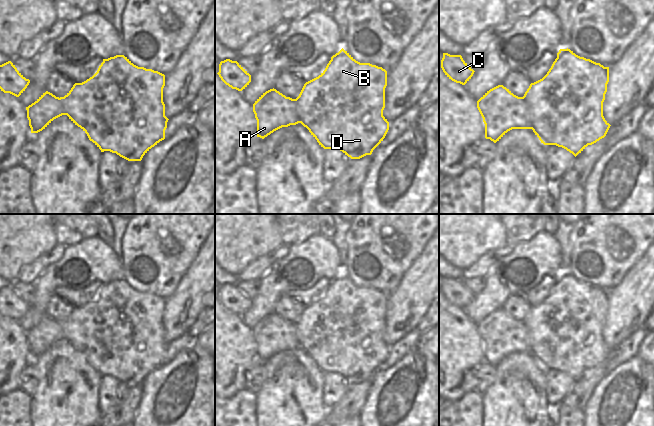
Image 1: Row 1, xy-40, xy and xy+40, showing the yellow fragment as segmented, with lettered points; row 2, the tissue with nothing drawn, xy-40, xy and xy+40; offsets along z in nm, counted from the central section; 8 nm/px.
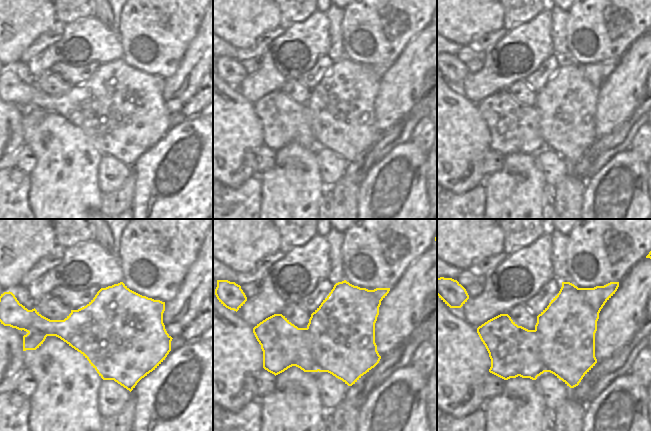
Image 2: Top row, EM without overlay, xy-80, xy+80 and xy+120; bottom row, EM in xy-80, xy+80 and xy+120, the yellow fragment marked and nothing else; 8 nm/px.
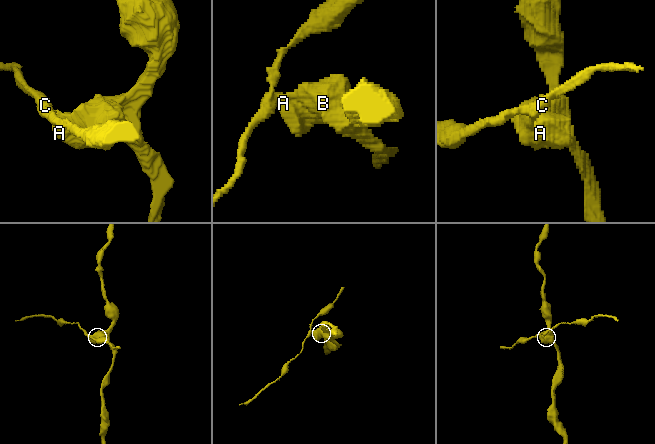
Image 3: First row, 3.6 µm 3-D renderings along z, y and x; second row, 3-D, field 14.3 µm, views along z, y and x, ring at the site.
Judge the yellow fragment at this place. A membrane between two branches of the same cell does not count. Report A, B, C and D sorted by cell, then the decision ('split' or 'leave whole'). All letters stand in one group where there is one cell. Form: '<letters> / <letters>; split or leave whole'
A / B C D; split

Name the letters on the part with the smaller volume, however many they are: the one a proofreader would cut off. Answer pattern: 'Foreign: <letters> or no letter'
Foreign: A

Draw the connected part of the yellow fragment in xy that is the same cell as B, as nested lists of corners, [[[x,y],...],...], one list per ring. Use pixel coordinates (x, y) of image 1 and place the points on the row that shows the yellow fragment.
[[[342,48],[318,77],[304,84],[295,99],[301,124],[324,149],[338,149],[351,159],[371,155],[389,130],[383,116],[386,86],[385,69],[360,63]]]

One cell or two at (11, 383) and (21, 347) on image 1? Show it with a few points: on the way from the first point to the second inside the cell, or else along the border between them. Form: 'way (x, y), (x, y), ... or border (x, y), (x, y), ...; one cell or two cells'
way (11, 374), (16, 363), (16, 356); one cell

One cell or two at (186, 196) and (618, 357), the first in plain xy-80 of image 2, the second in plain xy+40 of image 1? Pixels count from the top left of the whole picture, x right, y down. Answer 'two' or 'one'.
two

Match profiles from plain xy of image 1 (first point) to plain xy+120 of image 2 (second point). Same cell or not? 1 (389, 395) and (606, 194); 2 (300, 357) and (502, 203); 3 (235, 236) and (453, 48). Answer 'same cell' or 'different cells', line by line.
1: same cell
2: same cell
3: different cells

